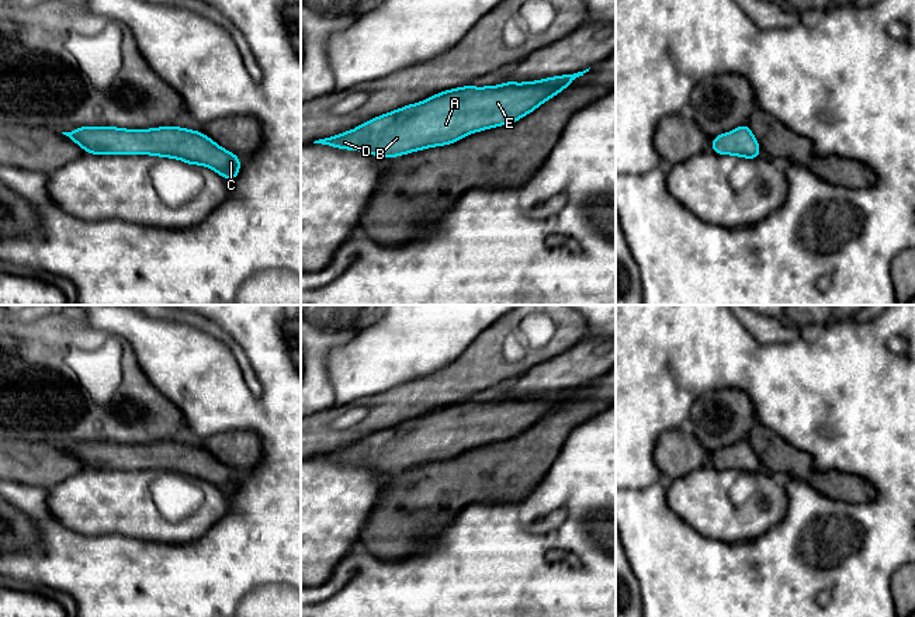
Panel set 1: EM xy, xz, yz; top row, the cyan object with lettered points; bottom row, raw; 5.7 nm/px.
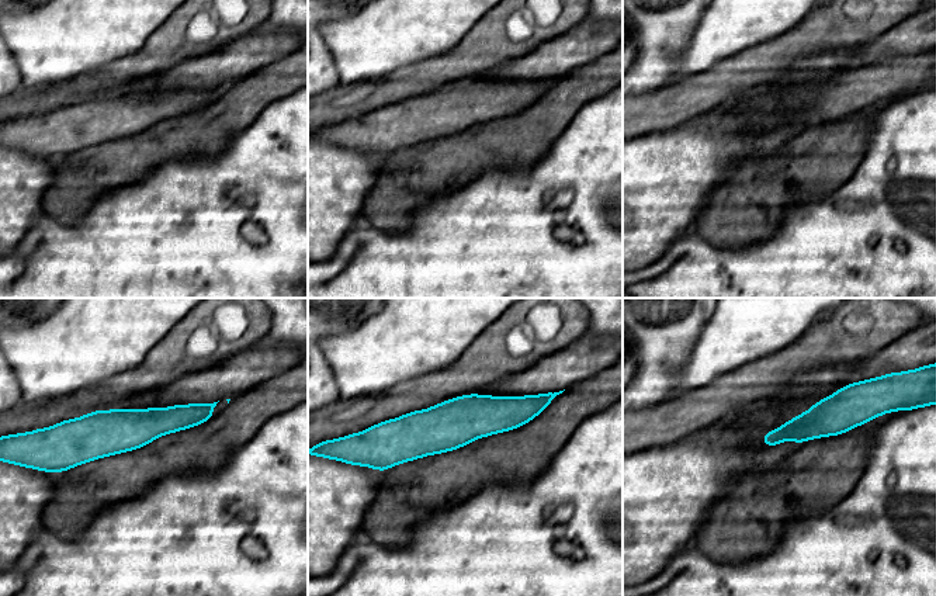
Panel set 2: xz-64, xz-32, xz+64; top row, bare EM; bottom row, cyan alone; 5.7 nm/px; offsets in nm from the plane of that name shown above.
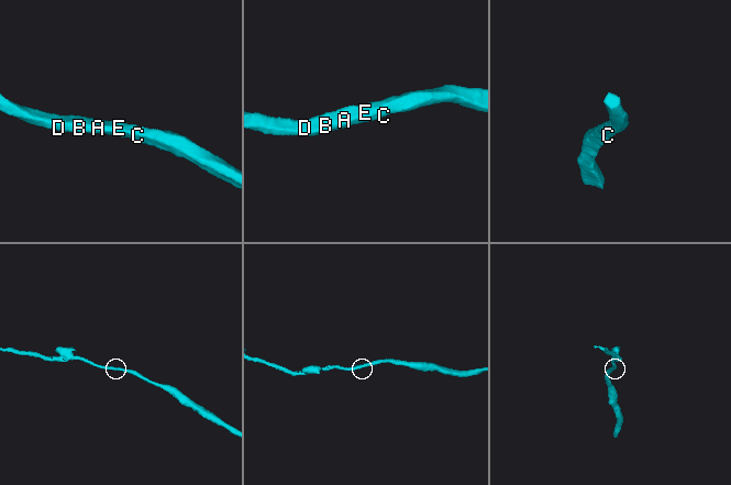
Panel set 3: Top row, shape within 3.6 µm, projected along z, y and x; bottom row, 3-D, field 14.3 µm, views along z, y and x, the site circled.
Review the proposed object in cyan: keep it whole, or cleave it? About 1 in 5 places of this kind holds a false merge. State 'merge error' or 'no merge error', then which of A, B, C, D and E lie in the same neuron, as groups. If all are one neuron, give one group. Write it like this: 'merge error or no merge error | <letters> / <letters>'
no merge error | A B C D E

